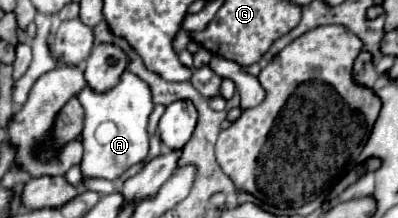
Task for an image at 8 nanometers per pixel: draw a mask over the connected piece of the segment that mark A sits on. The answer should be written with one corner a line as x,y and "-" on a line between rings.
124,71
120,77
120,83
106,93
94,93
90,87
84,87
78,93
78,101
84,107
86,119
84,119
84,131
82,131
82,143
84,143
84,157
80,163
80,171
84,181
86,179
116,179
120,177
128,167
138,165
148,155
148,115
154,107
152,95
148,85
132,75
130,71

